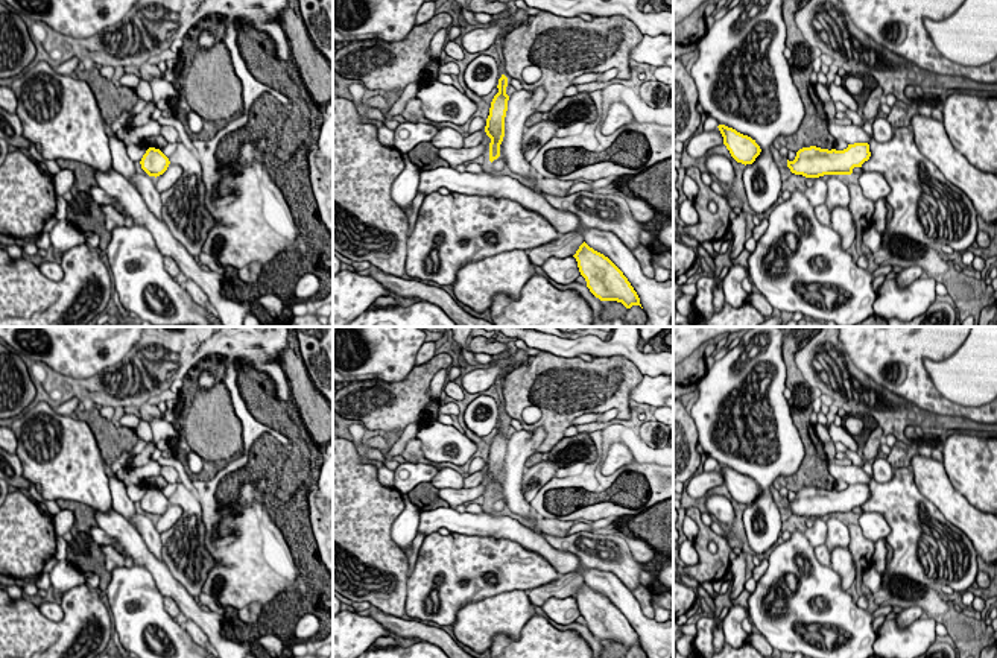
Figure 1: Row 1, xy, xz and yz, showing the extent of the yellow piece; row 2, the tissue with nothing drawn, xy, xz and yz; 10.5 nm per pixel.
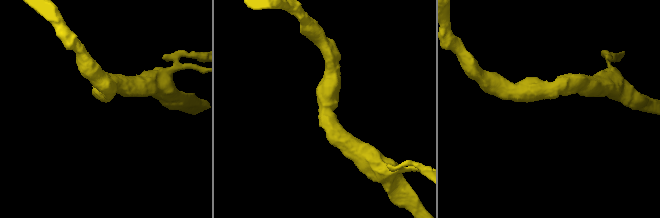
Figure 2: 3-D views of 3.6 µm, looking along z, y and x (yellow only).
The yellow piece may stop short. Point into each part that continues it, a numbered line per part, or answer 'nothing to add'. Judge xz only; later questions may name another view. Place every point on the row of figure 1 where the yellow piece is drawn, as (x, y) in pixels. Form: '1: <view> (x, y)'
nothing to add

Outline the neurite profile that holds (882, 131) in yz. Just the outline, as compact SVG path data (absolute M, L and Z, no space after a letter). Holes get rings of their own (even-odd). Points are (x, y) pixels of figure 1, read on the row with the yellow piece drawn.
M875 117L872 120L872 138L878 143L889 141L894 137L894 129L888 119Z

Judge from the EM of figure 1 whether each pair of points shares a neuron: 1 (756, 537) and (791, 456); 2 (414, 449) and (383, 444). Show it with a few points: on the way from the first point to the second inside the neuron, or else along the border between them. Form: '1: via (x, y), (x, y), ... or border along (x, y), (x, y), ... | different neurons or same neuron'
1: via (766, 521), (766, 479), (769, 476) | same neuron
2: via (406, 446), (391, 444) | same neuron

